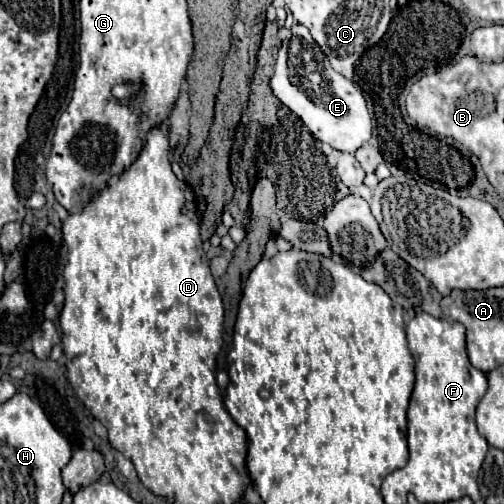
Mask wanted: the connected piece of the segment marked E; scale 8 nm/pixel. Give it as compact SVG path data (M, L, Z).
M301 24L291 28L289 40L283 40L283 46L279 48L271 88L279 102L297 114L317 140L335 150L353 154L371 140L371 116L359 84L347 80L327 64L327 56Z

